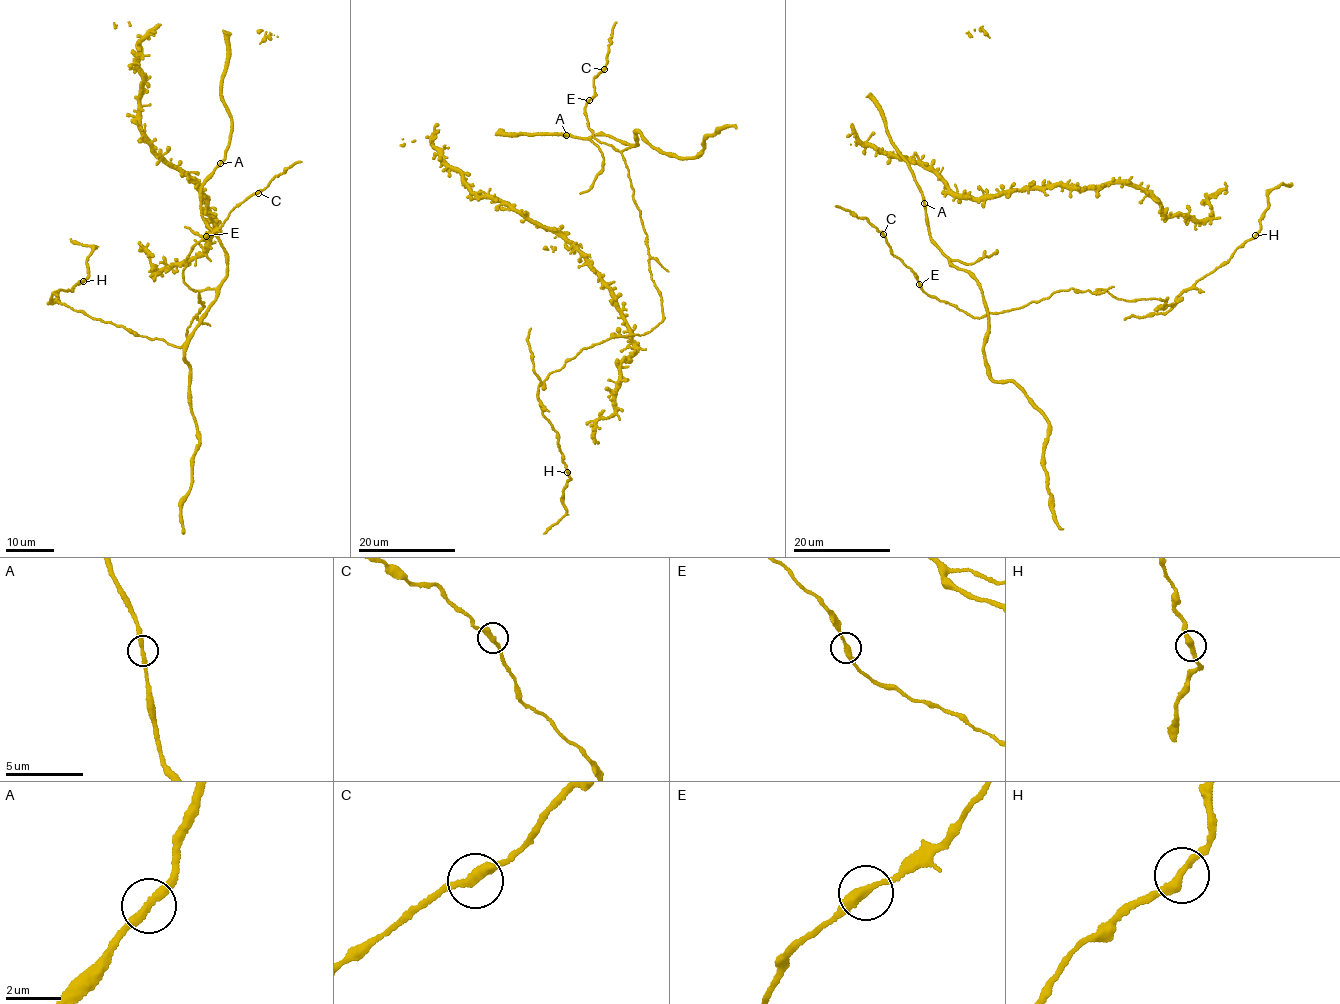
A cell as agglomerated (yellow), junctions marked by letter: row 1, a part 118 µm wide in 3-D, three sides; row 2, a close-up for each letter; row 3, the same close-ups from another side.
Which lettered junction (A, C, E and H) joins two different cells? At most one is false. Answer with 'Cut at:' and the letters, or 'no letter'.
Cut at: no letter

